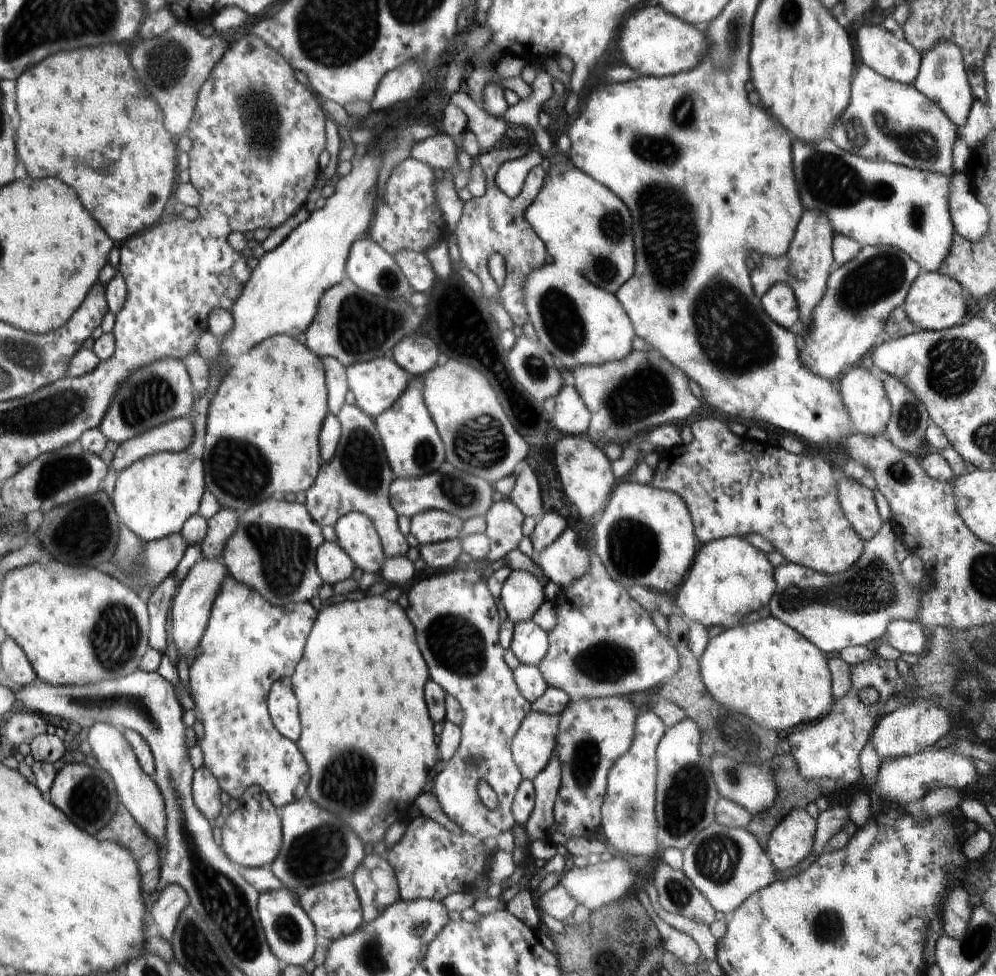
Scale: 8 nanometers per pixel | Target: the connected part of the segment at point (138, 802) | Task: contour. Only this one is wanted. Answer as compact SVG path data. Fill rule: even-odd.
M97 723L90 727L87 739L92 752L101 768L113 777L120 803L130 811L136 822L157 843L157 854L160 855L160 868L168 852L168 815L166 814L165 797L161 789L150 780L135 754L133 747L124 732L106 723Z

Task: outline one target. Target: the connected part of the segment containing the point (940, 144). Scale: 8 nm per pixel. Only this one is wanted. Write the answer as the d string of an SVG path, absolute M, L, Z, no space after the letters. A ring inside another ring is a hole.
M860 65L857 77L853 80L853 100L850 101L849 108L838 117L829 138L842 150L858 154L865 159L884 159L889 163L898 163L914 170L946 173L952 176L952 147L959 136L957 128L942 108L924 96L913 84L905 85L884 78L869 66Z

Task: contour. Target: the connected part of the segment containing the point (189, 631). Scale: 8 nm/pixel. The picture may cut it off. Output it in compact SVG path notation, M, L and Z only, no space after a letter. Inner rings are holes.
M204 557L189 570L182 583L178 584L174 595L170 616L172 616L172 638L178 651L178 657L188 655L200 644L205 629L208 628L209 618L212 616L213 602L221 593L225 578L230 577L226 566L218 562L218 557Z

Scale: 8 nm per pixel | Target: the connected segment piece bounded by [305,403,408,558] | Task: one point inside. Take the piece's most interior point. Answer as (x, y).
(359, 478)

